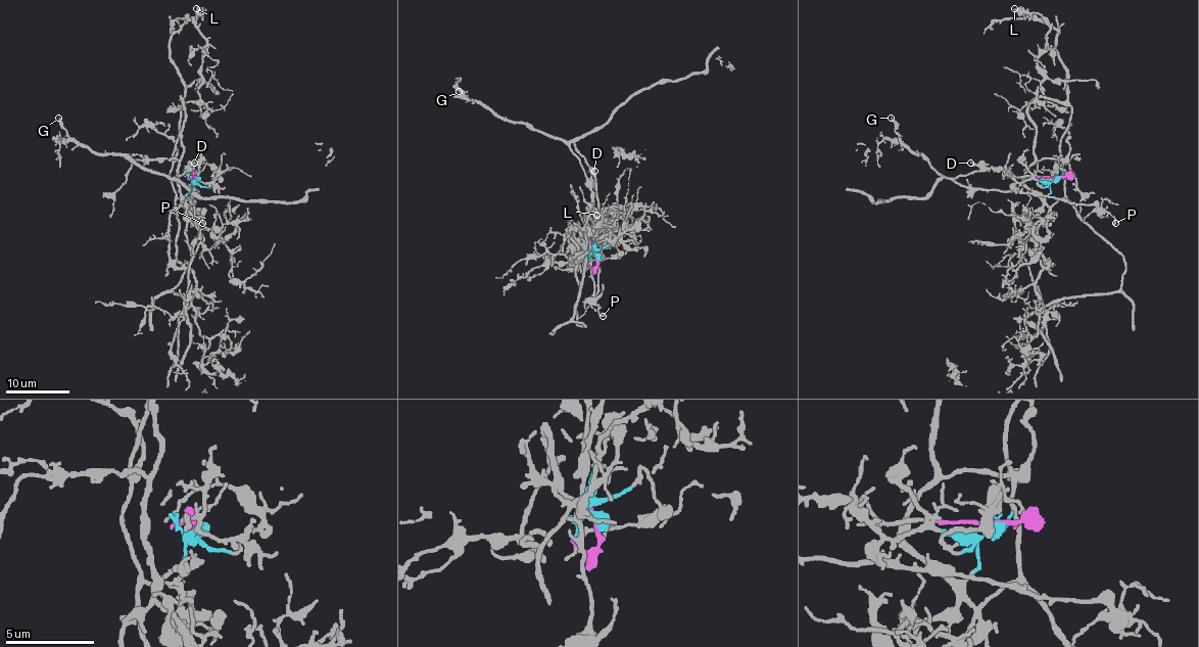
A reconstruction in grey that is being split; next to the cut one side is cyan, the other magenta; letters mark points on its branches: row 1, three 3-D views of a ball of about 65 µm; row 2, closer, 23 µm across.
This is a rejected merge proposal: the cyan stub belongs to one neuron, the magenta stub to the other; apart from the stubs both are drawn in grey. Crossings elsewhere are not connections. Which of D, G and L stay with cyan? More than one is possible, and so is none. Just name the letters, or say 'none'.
L

